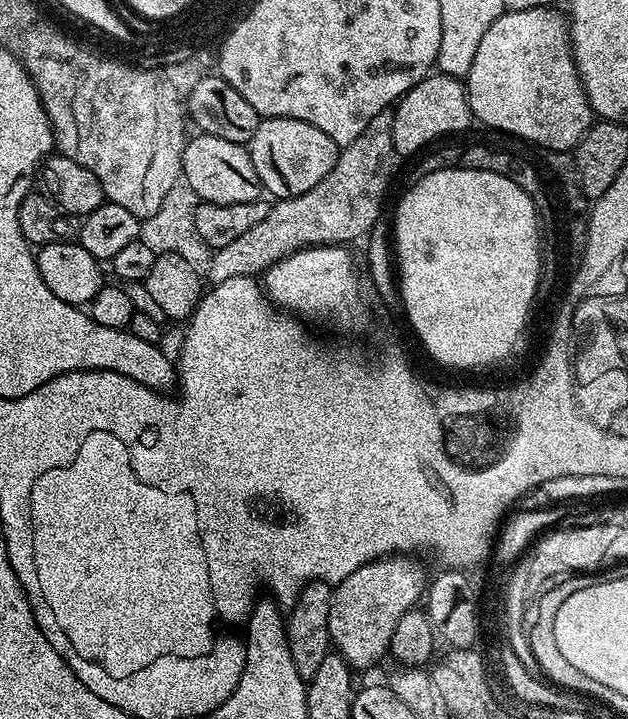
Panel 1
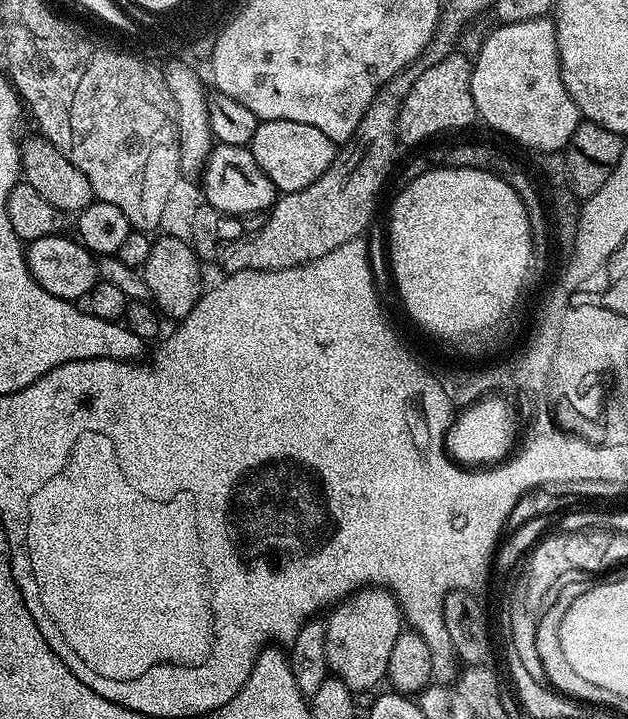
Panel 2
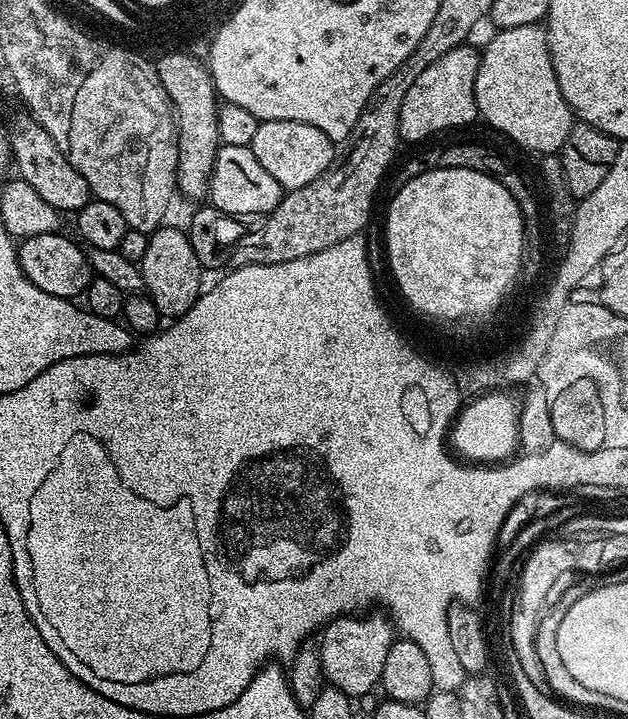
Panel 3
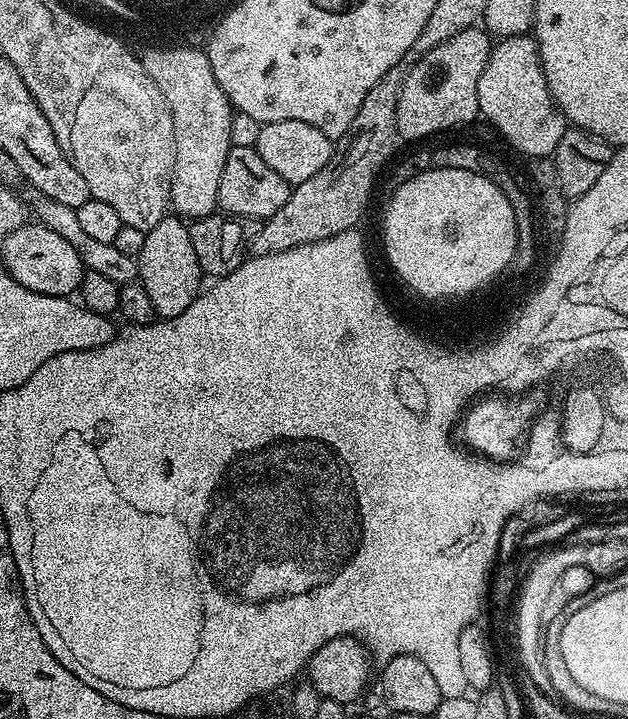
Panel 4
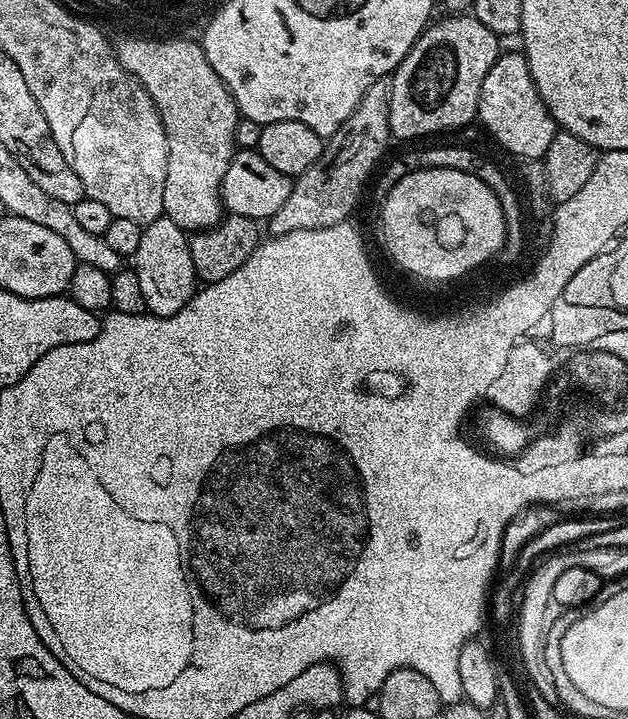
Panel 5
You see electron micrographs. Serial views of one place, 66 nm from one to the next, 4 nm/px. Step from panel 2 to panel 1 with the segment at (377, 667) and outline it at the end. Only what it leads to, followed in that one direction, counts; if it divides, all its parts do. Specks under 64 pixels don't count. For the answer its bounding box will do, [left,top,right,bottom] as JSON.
[328,554,426,668]

